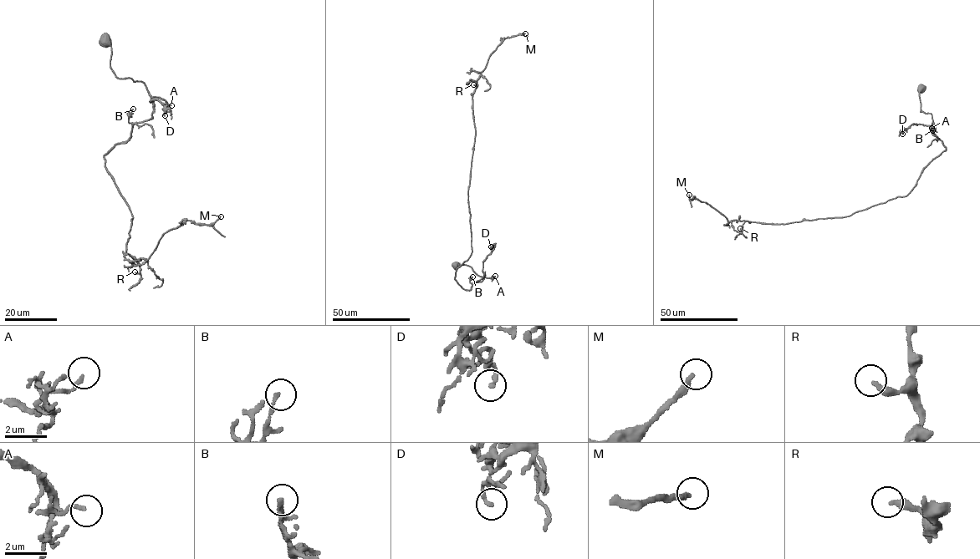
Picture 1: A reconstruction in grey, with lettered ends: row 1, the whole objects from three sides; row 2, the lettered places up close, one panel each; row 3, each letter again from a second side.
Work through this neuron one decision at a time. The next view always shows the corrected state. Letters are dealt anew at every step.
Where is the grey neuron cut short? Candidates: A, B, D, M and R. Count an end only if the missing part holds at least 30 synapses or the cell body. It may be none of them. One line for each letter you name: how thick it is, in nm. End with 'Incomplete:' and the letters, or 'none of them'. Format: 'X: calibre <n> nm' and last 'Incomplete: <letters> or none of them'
M: calibre 240 nm
Incomplete: M

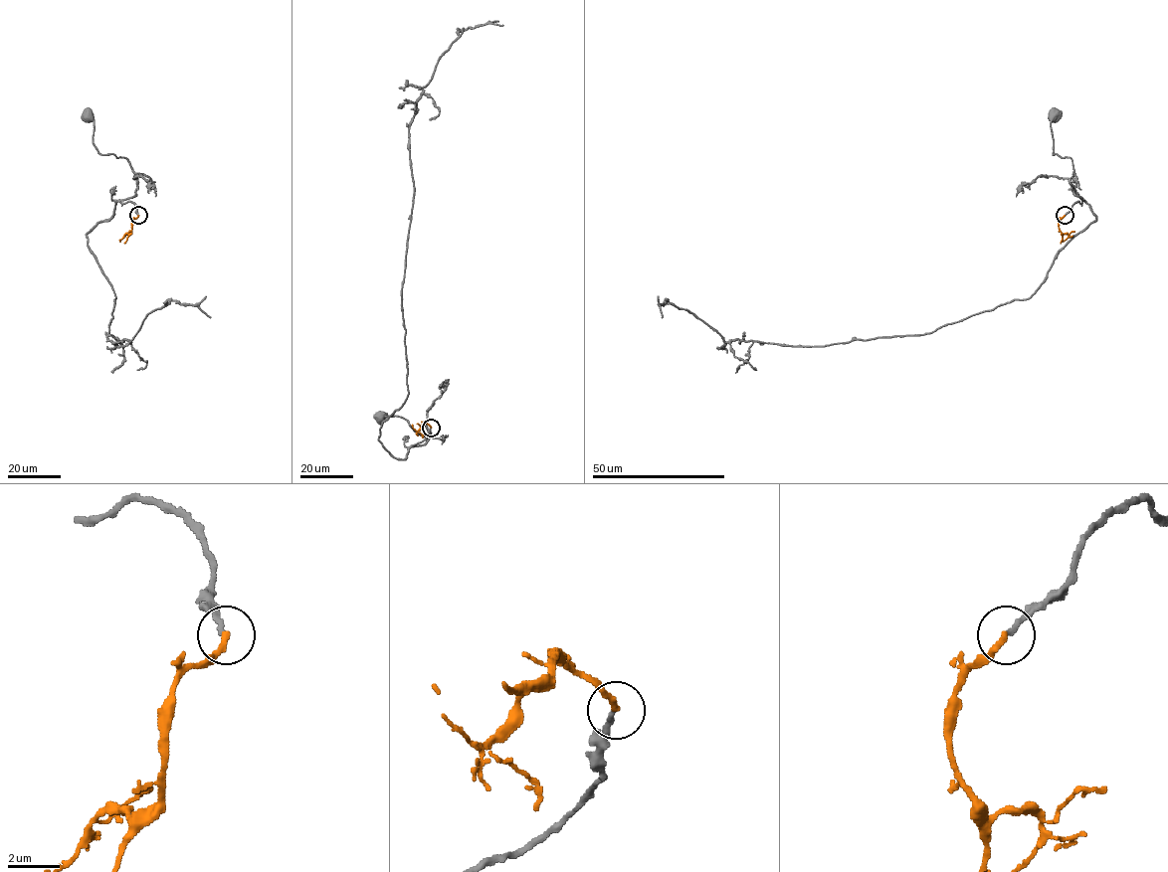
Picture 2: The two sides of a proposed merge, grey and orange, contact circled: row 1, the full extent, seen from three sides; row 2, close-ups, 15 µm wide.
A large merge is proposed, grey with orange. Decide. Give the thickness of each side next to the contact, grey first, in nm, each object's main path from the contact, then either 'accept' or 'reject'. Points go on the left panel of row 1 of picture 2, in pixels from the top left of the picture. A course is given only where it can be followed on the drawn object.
200/240 nm | grey via (138, 216), (133, 203), (120, 201), (136, 194), (137, 179), (124, 157), (98, 152), (90, 116) | orange via (138, 216), (132, 221), (130, 233), (119, 241) | accept

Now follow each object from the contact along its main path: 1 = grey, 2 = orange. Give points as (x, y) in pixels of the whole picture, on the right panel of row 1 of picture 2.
1: (1065, 216), (1075, 203), (1083, 201), (1072, 191), (1070, 179), (1073, 171), (1072, 160), (1053, 154), (1053, 116)
2: (1065, 216), (1059, 221), (1059, 229), (1068, 237), (1061, 241)

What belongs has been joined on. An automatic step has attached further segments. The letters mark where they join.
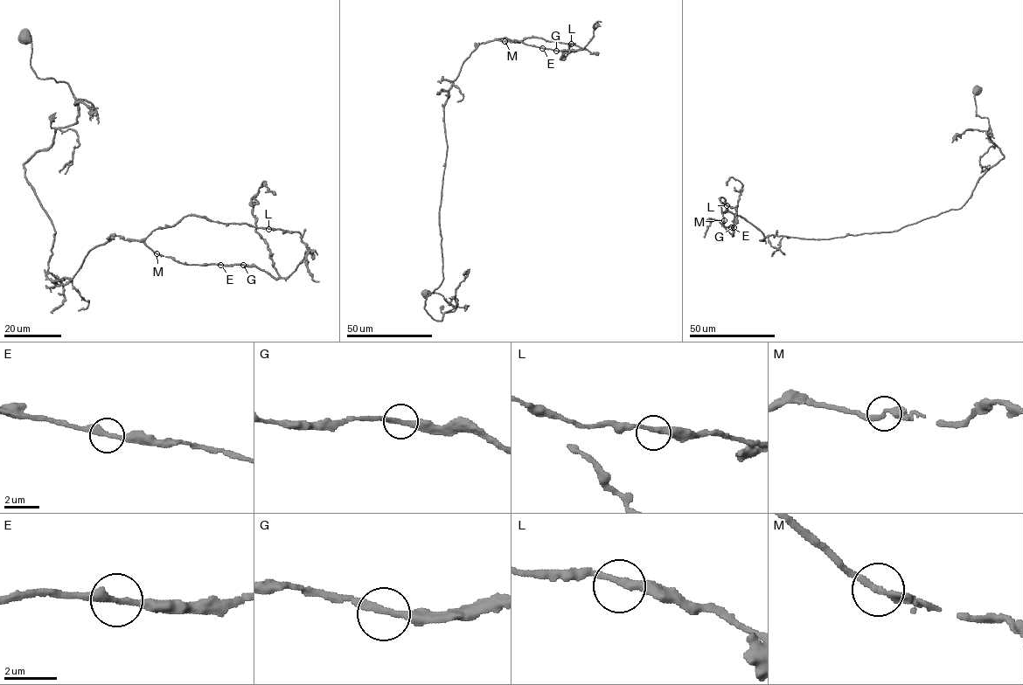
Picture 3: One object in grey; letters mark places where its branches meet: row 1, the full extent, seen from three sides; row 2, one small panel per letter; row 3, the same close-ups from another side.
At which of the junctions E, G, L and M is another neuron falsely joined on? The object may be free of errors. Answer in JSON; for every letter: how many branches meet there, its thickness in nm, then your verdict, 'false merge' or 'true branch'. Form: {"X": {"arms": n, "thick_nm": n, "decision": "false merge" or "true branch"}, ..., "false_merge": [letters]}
{"E": {"arms": 2, "thick_nm": 280, "decision": "true branch"}, "G": {"arms": 2, "thick_nm": 280, "decision": "true branch"}, "L": {"arms": 2, "thick_nm": 280, "decision": "true branch"}, "M": {"arms": 2, "thick_nm": 280, "decision": "true branch"}, "false_merge": []}

